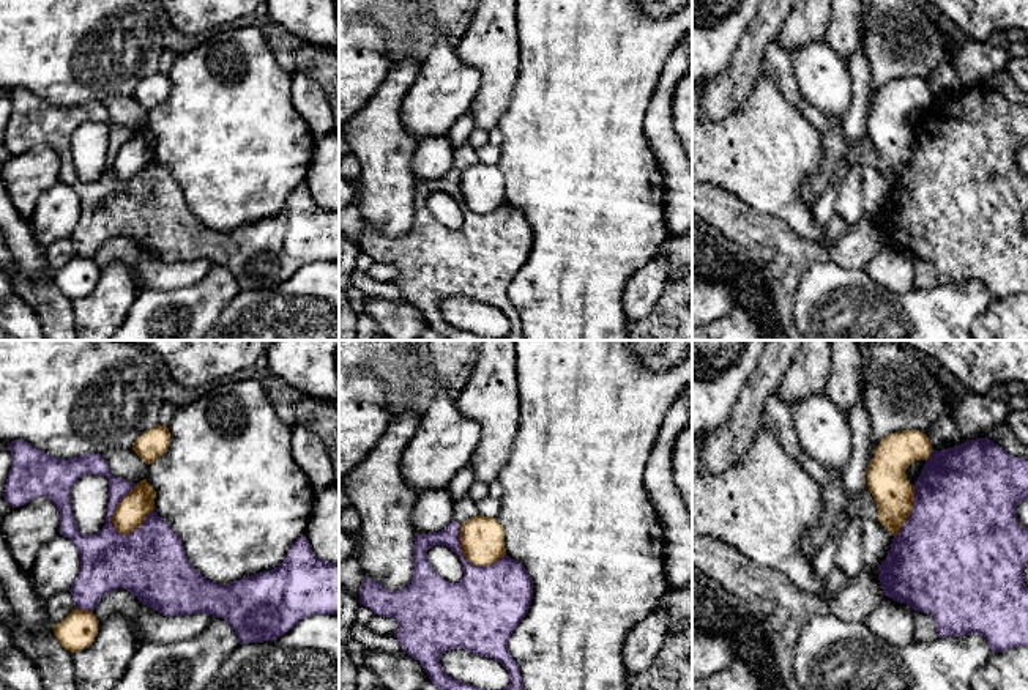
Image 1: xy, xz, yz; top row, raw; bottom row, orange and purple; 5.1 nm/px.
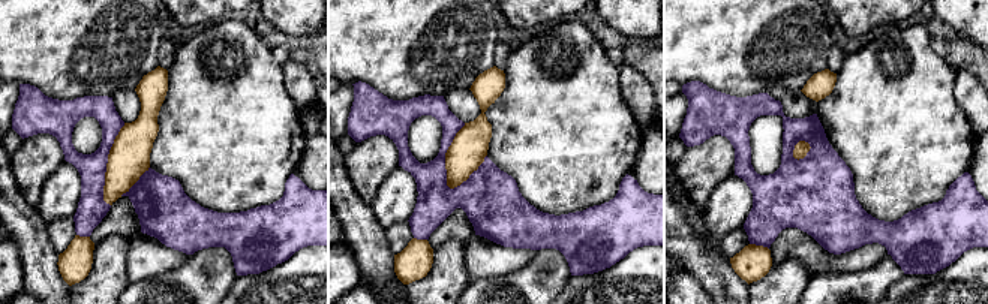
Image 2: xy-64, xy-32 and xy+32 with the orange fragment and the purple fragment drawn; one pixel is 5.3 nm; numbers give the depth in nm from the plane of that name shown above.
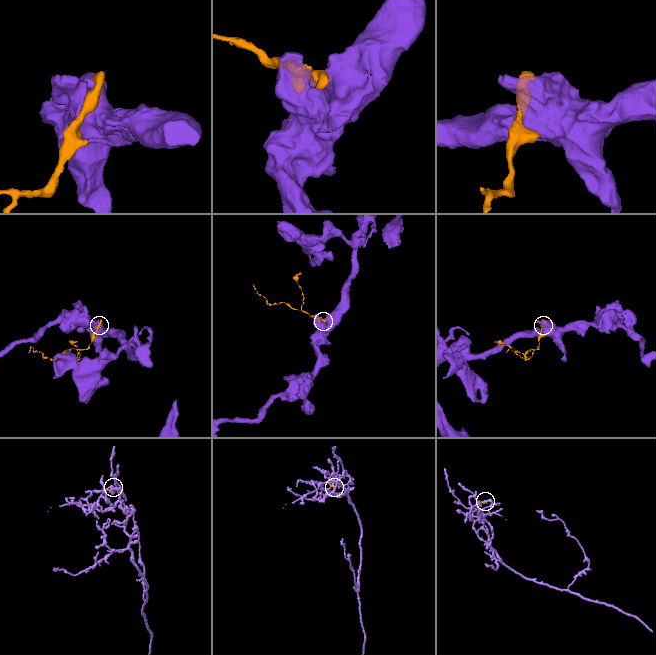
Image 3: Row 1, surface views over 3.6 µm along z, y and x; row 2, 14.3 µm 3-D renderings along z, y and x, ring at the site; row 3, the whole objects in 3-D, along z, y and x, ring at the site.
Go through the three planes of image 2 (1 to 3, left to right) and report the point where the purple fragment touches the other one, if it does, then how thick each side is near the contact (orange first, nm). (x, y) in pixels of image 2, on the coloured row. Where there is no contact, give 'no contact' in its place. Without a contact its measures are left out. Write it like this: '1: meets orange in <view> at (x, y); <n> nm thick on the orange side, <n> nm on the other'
1: meets orange in xy-64 at (107, 165); 220 nm thick on the orange side, 160 nm on the other
2: meets orange in xy-32 at (446, 156); 190 nm thick on the orange side, 200 nm on the other
3: meets orange in xy+32 at (795, 149); 80 nm thick on the orange side, 380 nm on the other

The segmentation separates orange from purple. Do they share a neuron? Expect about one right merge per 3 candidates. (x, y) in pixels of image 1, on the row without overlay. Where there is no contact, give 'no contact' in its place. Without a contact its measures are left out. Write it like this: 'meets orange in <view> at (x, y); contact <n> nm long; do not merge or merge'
meets orange in xy at (115, 158); contact 280 nm long; do not merge

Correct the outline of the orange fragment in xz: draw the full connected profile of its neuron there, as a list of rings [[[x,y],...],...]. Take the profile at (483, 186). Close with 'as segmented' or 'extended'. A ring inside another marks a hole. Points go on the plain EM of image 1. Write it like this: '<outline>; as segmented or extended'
[[[473,164],[460,172],[460,192],[471,211],[494,211],[506,202],[505,176],[497,165]]]; as segmented

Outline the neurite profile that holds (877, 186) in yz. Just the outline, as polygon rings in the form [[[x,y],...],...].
[[[828,117],[829,135],[823,139],[823,156],[817,176],[806,180],[799,189],[801,198],[814,205],[829,187],[839,162],[845,158],[848,167],[861,167],[866,213],[881,211],[894,183],[878,169],[878,153],[870,139],[848,145],[844,137],[844,120]]]

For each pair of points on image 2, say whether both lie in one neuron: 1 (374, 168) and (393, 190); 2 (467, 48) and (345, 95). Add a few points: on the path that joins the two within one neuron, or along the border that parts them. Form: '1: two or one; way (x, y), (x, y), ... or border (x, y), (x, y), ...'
1: two; border (398, 165), (380, 184), (371, 205)
2: two; border (344, 83), (351, 84)

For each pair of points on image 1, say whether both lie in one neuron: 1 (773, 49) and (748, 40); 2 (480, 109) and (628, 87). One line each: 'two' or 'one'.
1: two
2: two

